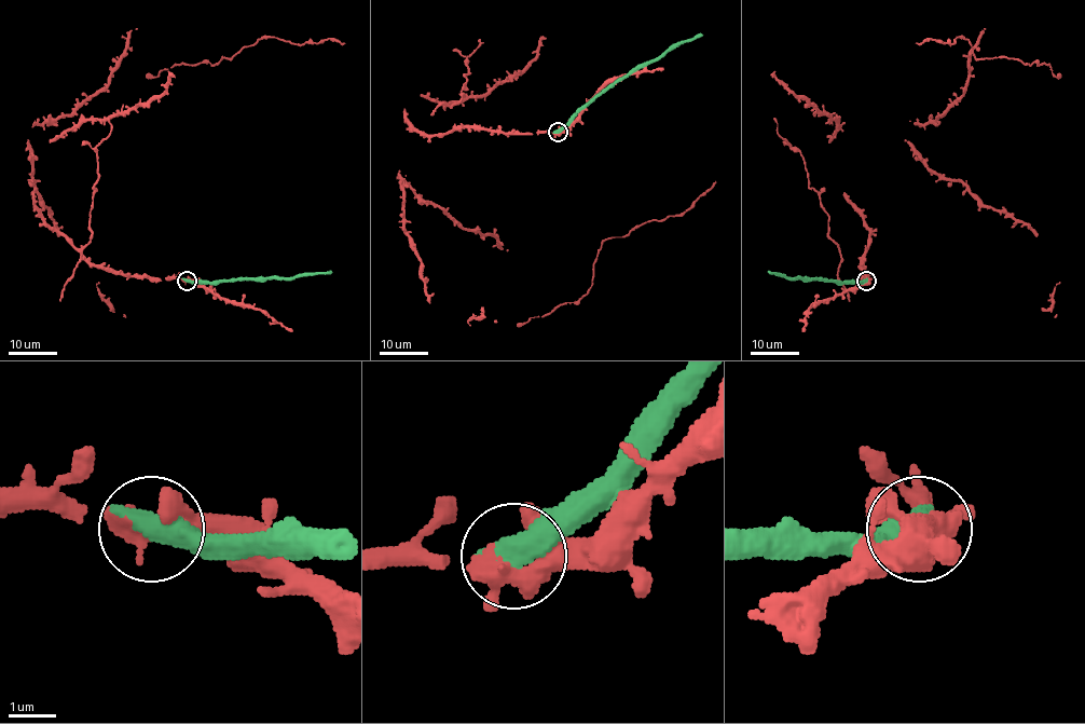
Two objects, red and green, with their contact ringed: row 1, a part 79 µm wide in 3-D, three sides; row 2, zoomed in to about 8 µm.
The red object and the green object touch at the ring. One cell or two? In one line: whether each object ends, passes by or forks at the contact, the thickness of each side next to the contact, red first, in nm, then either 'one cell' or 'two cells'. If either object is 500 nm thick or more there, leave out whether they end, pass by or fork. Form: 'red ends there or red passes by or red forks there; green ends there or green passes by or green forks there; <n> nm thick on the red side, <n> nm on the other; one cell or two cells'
360 nm thick on the red side, 650 nm on the other; two cells

